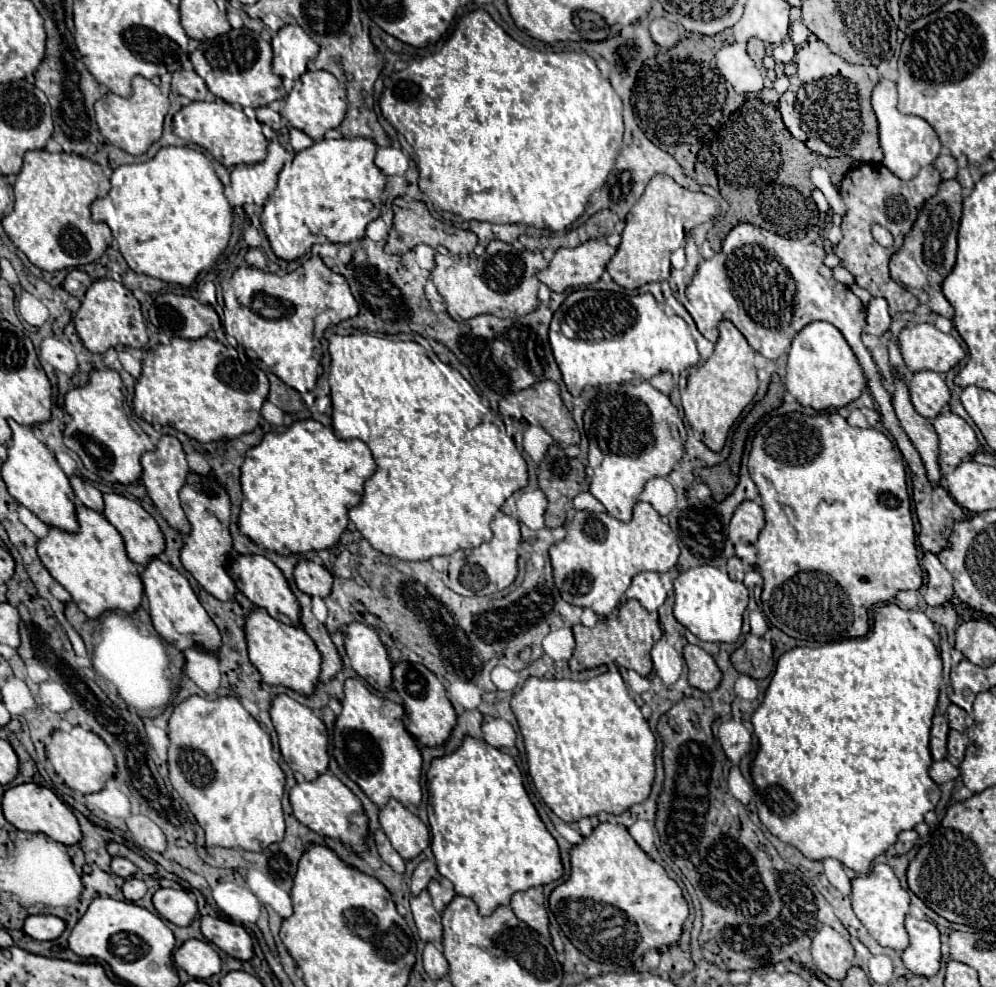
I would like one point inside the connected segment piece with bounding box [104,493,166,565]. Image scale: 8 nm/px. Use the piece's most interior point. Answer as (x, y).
(144, 541)

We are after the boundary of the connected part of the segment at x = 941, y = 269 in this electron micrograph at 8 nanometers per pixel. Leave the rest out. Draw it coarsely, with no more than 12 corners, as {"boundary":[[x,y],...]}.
{"boundary":[[942,181],[890,275],[952,319],[942,281],[956,263],[962,187]]}

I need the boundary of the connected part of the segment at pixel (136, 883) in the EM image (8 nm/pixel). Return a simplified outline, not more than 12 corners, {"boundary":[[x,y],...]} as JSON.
{"boundary":[[128,877],[122,885],[128,901],[138,901],[146,895],[146,883]]}

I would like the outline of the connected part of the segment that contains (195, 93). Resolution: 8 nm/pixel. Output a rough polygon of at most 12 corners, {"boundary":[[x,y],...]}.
{"boundary":[[196,71],[172,73],[172,93],[204,101],[208,87]]}

